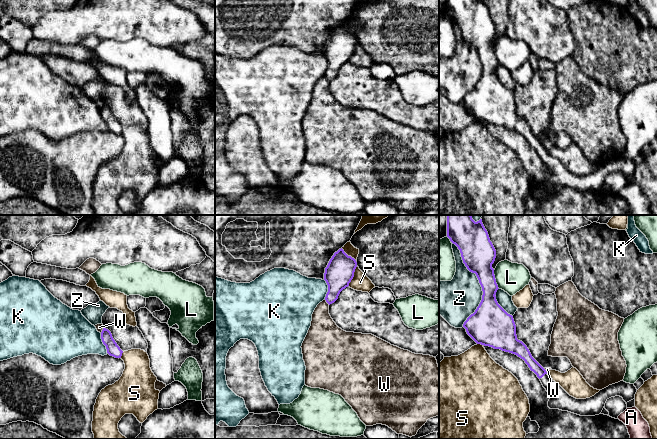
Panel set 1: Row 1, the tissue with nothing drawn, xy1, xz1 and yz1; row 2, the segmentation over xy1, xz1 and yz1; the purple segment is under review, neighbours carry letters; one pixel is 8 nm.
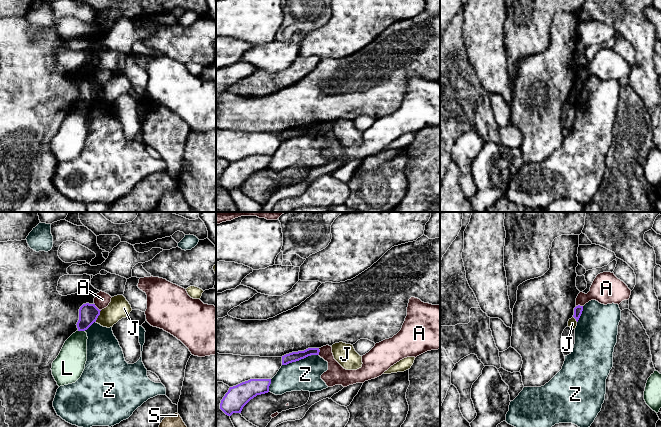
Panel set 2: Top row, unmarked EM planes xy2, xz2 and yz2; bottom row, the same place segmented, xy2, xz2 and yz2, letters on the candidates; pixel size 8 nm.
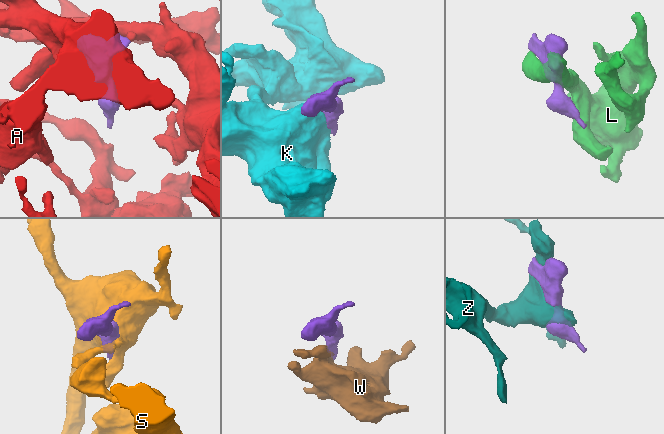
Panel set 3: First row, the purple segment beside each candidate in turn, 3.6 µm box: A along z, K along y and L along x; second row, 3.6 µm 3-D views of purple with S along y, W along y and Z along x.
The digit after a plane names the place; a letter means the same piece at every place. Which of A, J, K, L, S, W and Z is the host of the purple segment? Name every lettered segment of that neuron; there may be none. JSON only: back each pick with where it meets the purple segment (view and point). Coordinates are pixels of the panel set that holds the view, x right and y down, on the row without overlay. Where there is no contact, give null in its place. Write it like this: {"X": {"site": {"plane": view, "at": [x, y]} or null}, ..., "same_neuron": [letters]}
{"same_neuron": []}

